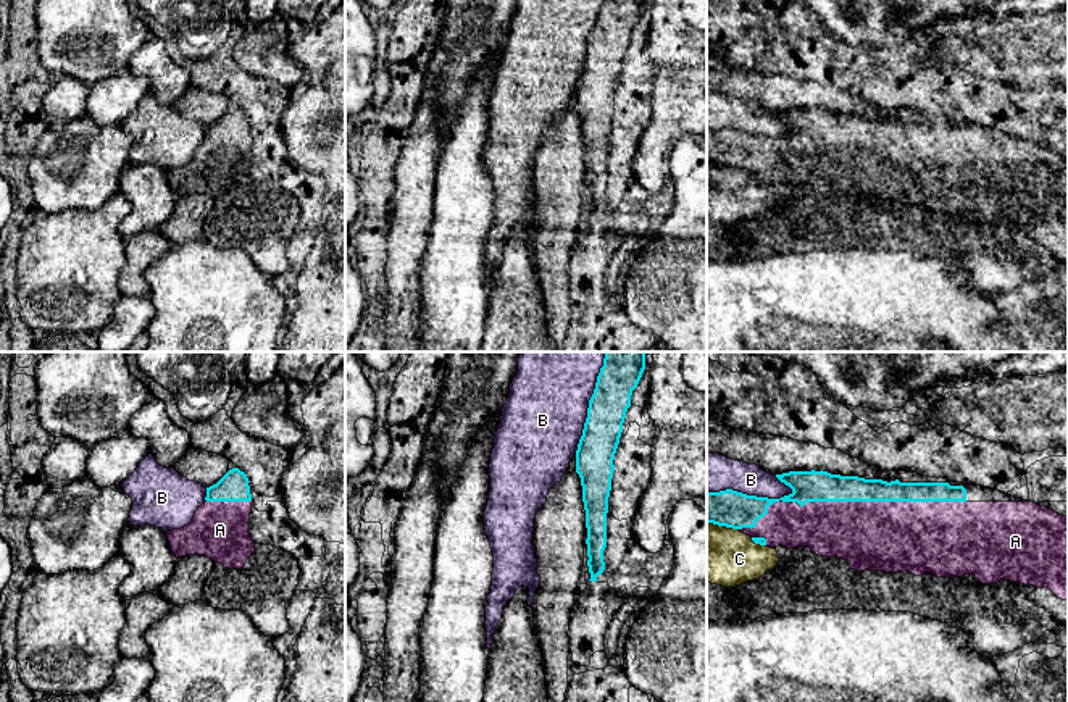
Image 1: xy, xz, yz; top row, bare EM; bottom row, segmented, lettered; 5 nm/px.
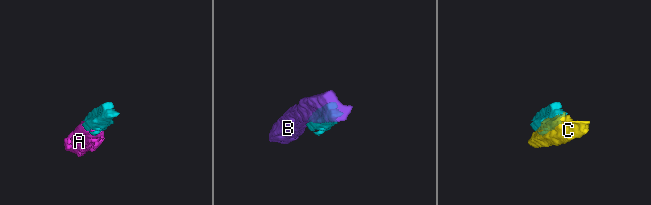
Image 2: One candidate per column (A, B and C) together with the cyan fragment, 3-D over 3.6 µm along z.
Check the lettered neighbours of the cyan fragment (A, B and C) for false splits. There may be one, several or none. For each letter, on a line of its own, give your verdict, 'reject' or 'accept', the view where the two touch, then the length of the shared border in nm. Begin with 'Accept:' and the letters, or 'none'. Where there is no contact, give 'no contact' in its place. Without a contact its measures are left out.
Accept: A
A: accept | yz | 1150 nm
B: reject | yz | 440 nm
C: reject | yz | 170 nm

